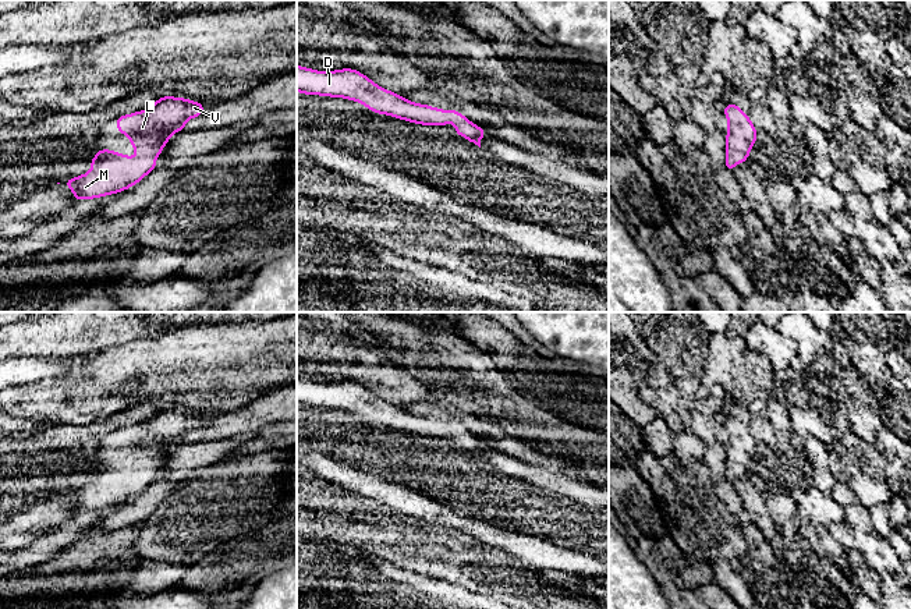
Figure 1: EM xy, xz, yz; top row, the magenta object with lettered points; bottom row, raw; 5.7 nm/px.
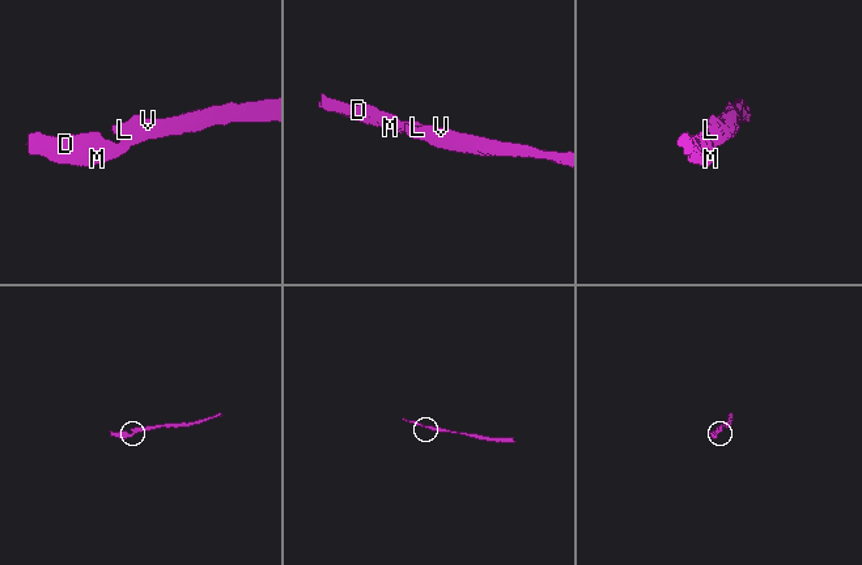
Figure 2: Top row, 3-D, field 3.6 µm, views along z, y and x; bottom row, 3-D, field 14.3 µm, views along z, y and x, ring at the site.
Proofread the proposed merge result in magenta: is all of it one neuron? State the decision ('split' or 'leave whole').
leave whole

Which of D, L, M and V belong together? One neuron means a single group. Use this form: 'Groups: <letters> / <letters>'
Groups: D L M V

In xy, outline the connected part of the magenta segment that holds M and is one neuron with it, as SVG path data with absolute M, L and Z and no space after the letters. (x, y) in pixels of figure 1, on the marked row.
M174 96L159 98L149 109L120 116L116 128L139 155L131 157L100 149L88 160L92 170L64 181L74 192L74 202L113 195L134 187L156 169L156 159L174 132L187 130L185 121L206 111L201 102Z

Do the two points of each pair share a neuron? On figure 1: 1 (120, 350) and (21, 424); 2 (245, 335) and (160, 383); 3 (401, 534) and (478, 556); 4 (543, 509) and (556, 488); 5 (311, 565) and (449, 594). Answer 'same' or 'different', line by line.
1: different
2: same
3: same
4: different
5: same

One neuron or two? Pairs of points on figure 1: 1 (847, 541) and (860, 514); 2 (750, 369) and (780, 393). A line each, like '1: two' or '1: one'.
1: two
2: two

